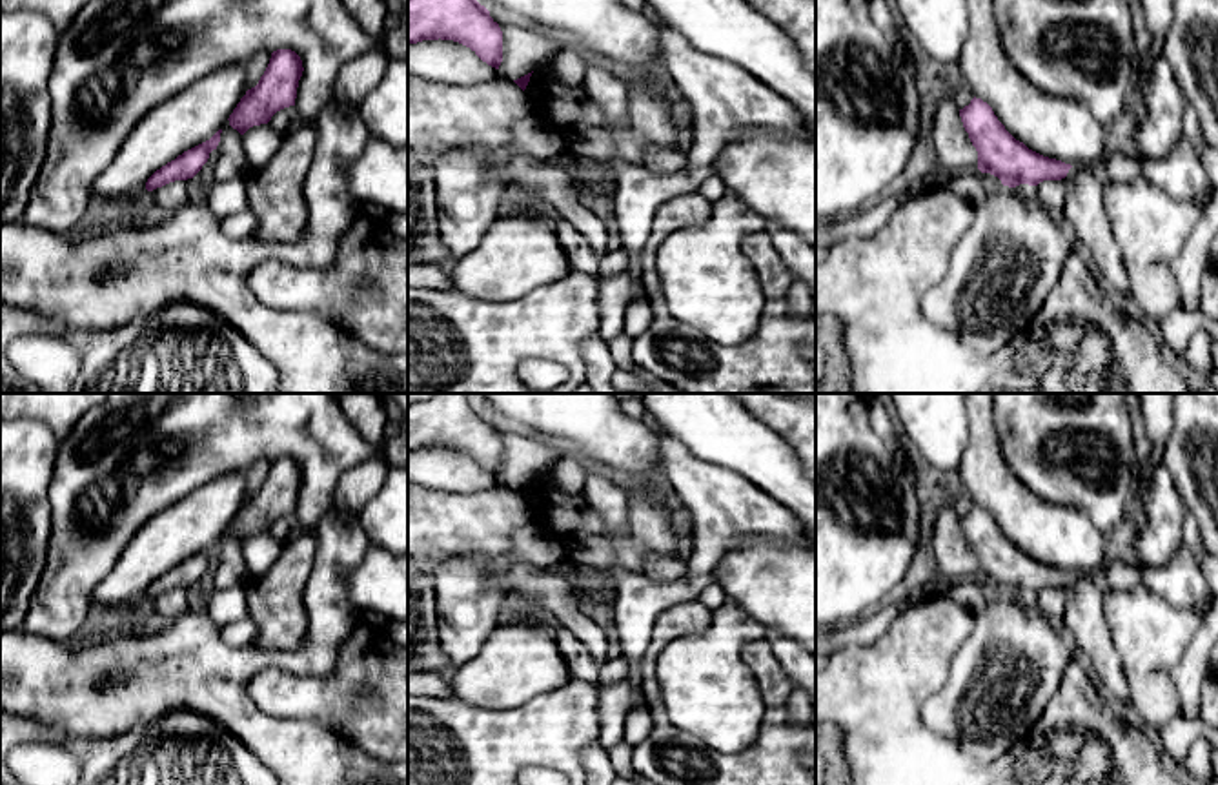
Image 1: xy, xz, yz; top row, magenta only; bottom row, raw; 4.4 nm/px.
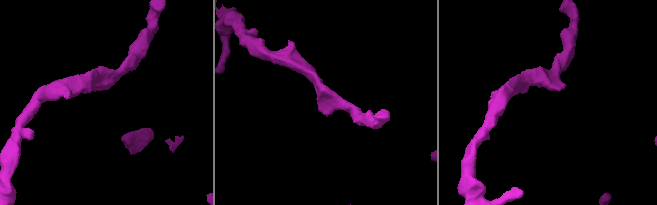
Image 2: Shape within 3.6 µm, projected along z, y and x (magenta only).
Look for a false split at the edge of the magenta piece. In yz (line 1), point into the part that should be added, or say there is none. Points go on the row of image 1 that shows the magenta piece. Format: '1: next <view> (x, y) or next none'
1: next yz (1086, 210)

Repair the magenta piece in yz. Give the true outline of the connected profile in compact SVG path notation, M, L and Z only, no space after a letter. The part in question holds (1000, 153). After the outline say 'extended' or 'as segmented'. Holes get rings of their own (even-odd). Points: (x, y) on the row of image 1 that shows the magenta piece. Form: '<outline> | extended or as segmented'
M974 97L969 106L959 109L959 117L978 151L981 173L998 177L1009 188L1061 178L1071 182L1063 213L1074 228L1076 239L1089 248L1096 266L1112 284L1112 299L1131 297L1123 255L1105 211L1101 175L1076 171L1071 164L1029 149L1005 129L981 98Z | extended

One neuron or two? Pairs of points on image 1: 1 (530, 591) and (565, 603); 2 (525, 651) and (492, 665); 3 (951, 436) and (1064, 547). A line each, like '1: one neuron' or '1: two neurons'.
1: one neuron
2: one neuron
3: two neurons

